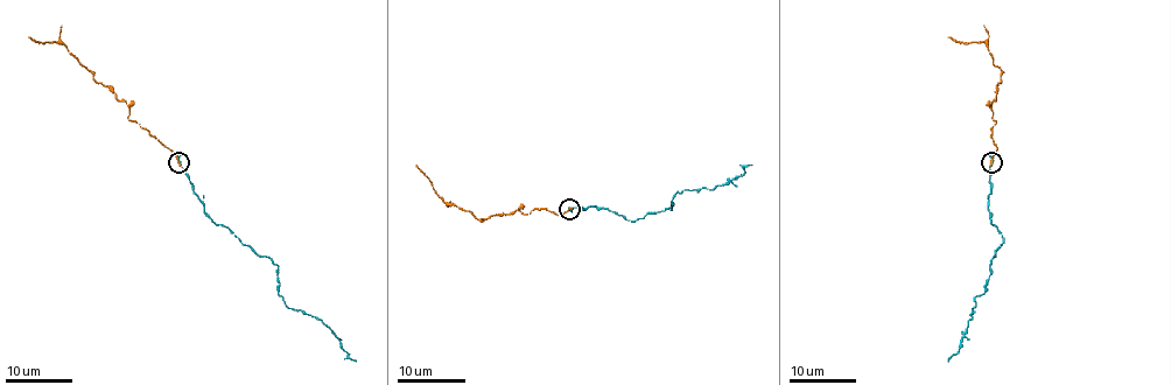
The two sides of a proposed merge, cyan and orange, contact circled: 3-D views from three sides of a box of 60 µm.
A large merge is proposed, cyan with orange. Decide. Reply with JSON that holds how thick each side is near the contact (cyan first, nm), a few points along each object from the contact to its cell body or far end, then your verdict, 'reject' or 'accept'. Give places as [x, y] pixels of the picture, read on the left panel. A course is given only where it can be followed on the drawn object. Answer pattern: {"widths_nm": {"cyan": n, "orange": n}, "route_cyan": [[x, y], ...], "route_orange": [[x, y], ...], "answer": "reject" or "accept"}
{"widths_nm": {"cyan": 180, "orange": 240}, "route_cyan": [[180, 162], [204, 212], [243, 244], [278, 265], [278, 292], [286, 306], [317, 316], [356, 362]], "route_orange": [[177, 162], [169, 149], [128, 118], [128, 104], [97, 82], [65, 44], [42, 43], [28, 36]], "answer": "accept"}

